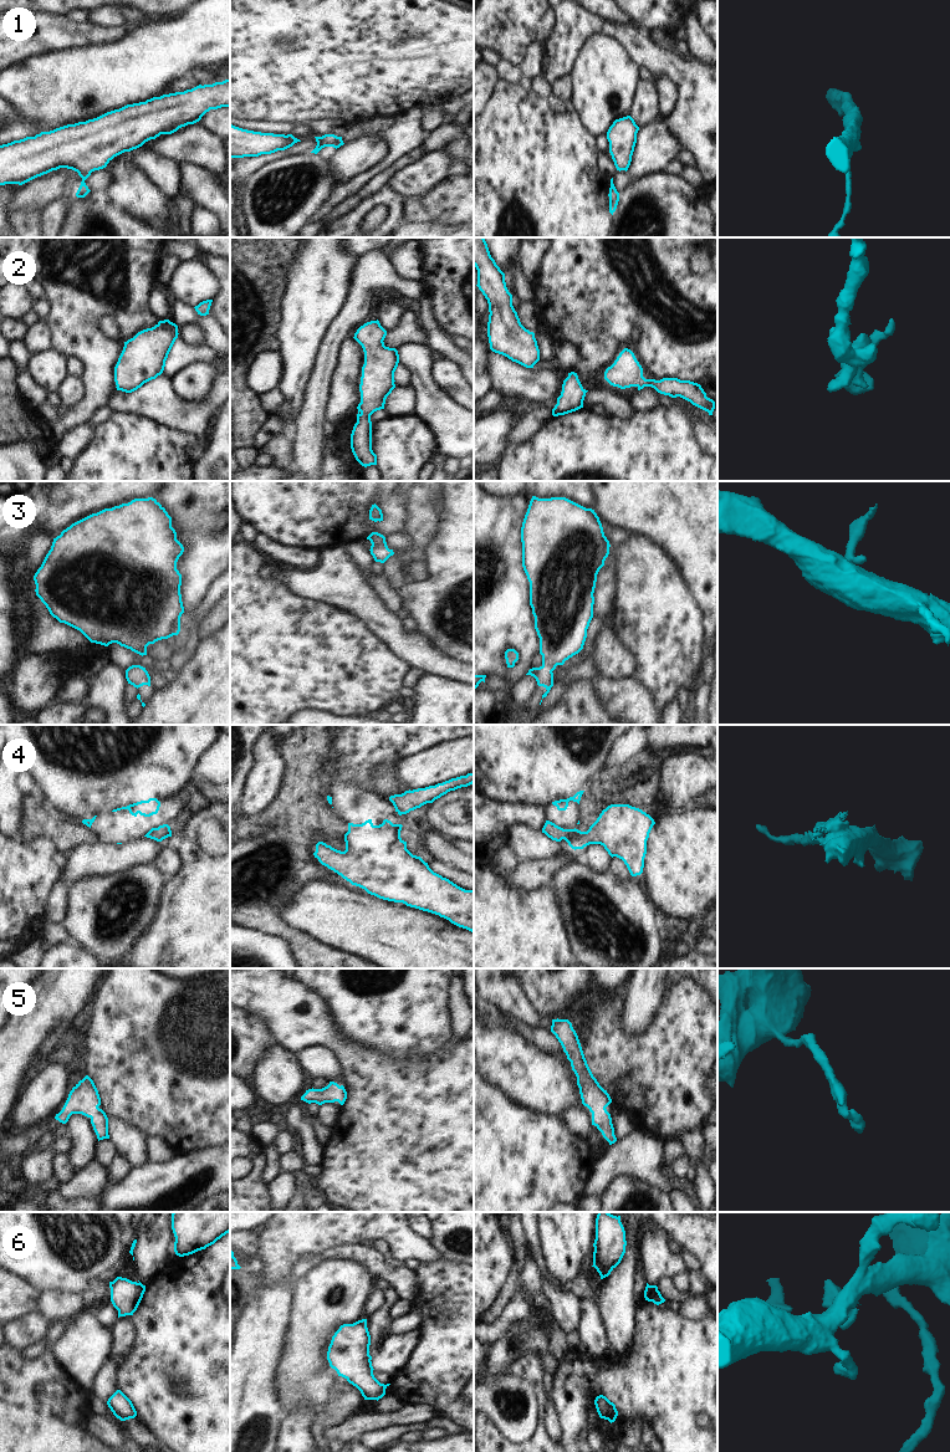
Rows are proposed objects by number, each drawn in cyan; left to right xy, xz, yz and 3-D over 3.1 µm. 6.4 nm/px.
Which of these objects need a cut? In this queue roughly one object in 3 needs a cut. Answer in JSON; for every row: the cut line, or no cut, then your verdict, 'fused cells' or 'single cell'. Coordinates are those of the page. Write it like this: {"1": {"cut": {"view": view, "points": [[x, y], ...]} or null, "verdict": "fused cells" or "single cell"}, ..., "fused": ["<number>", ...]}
{"1": {"cut": null, "verdict": "single cell"}, "2": {"cut": null, "verdict": "single cell"}, "3": {"cut": null, "verdict": "single cell"}, "4": {"cut": null, "verdict": "single cell"}, "5": {"cut": null, "verdict": "single cell"}, "6": {"cut": {"view": "xy", "points": [[138, 1283], [144, 1288]]}, "verdict": "fused cells"}, "fused": ["6"]}

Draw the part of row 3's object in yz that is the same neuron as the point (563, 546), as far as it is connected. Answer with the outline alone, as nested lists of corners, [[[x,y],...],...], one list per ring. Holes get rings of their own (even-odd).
[[[532,496],[527,512],[525,515],[522,527],[521,527],[521,542],[522,542],[522,567],[530,582],[530,605],[532,608],[532,614],[535,617],[535,629],[540,638],[540,654],[542,655],[542,665],[540,668],[532,668],[526,675],[531,675],[536,679],[538,686],[543,686],[547,691],[542,695],[542,699],[547,696],[551,687],[553,686],[553,670],[557,665],[563,665],[566,660],[578,654],[584,645],[587,638],[587,629],[593,618],[593,604],[594,604],[594,588],[597,582],[597,574],[599,569],[604,566],[604,561],[609,554],[609,541],[604,536],[602,523],[599,517],[592,508],[586,508],[566,497],[551,497],[551,499],[538,499]]]

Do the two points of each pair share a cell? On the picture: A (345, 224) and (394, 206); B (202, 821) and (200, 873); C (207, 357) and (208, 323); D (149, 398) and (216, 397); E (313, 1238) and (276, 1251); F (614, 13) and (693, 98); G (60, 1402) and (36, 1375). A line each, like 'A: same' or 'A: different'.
A: same
B: same
C: different
D: same
E: same
F: different
G: same

